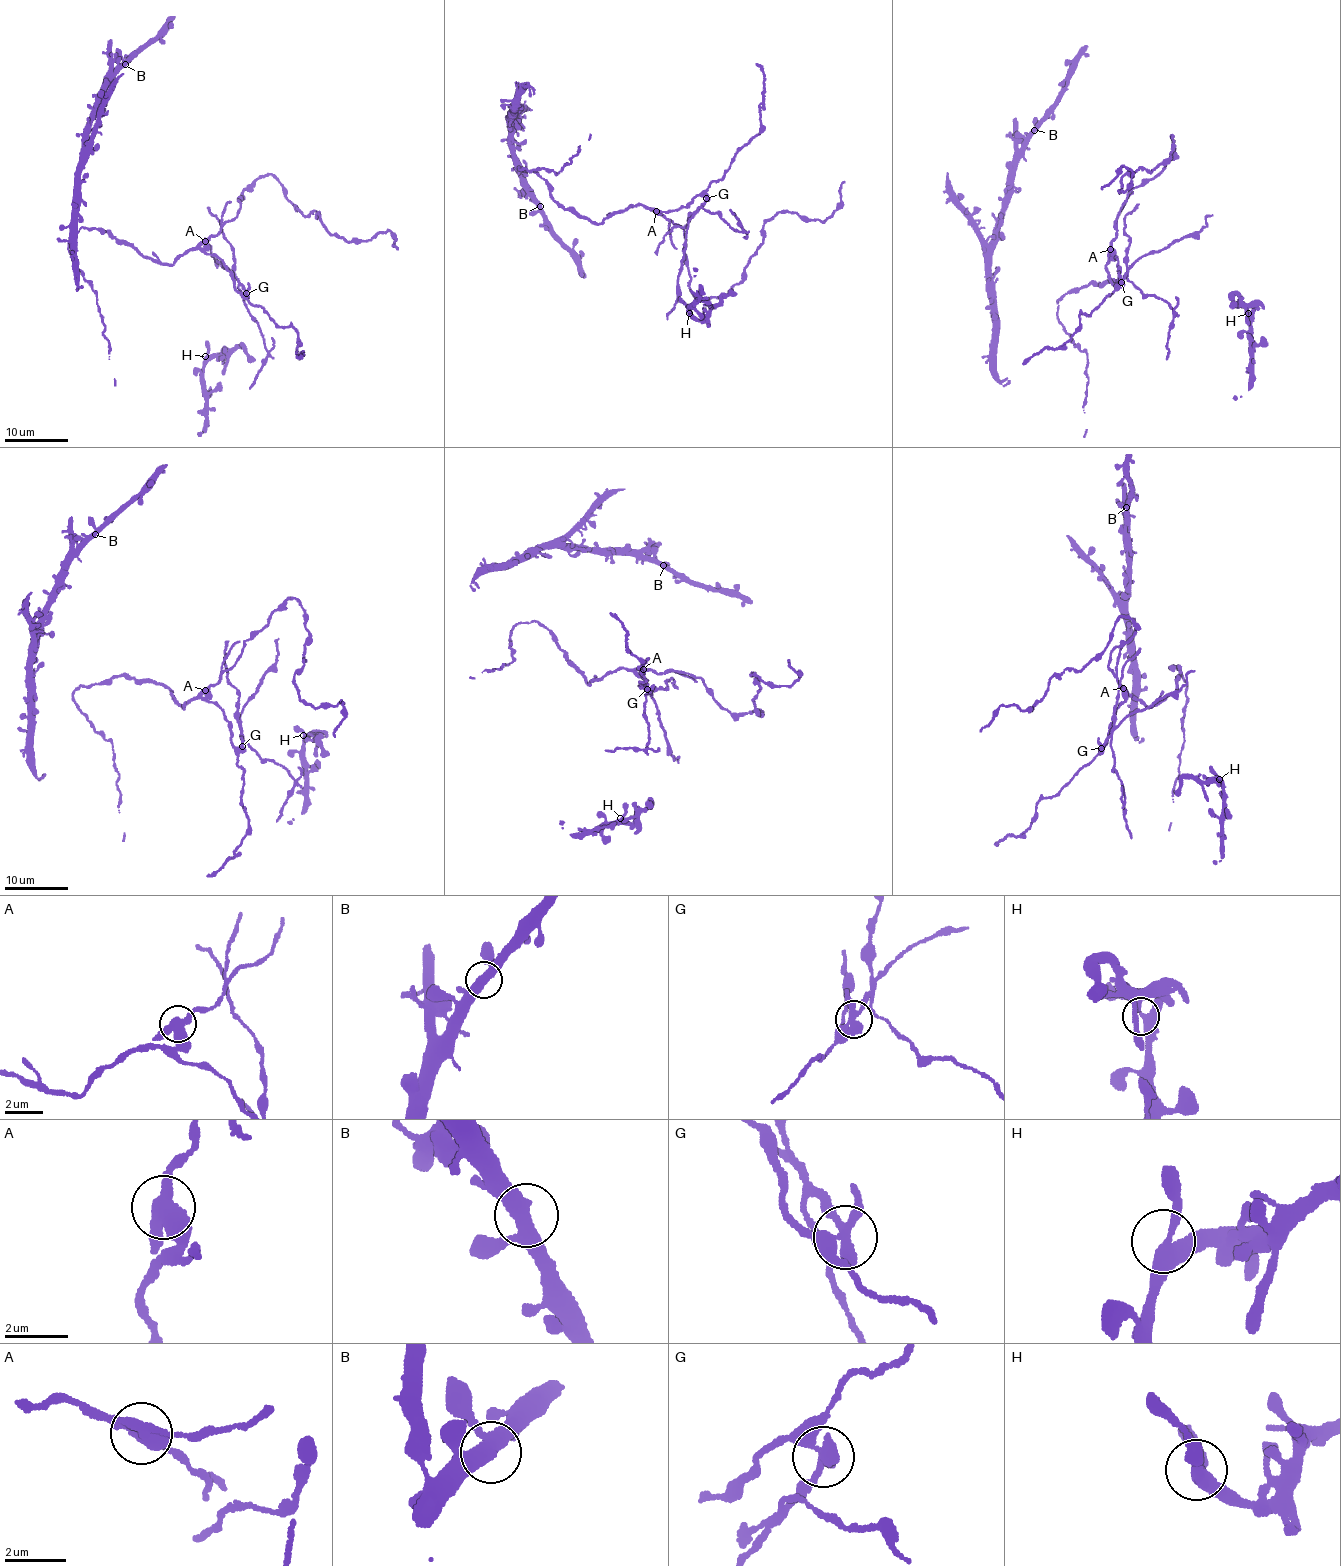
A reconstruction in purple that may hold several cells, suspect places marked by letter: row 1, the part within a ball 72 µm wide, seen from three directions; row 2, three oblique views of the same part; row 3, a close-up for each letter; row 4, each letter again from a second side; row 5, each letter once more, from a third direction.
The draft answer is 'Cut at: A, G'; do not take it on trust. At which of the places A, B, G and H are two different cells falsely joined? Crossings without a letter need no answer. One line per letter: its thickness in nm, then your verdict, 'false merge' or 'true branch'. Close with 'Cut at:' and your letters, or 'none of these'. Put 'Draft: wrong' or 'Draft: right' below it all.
A: 400 nm | false merge
B: 400 nm | true branch
G: 340 nm | false merge
H: 340 nm | true branch
Cut at: A, G
Draft: right

